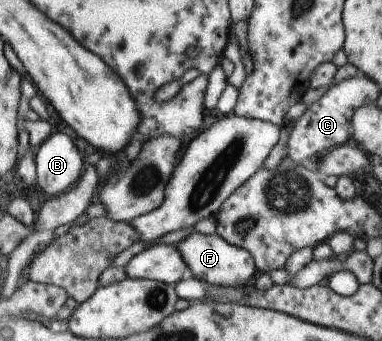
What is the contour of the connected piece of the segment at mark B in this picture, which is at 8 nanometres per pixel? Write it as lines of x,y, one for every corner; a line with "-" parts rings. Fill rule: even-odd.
52,131
36,149
33,155
35,169
35,188
43,191
45,196
55,196
71,189
77,183
82,169
82,158
74,143
62,133

